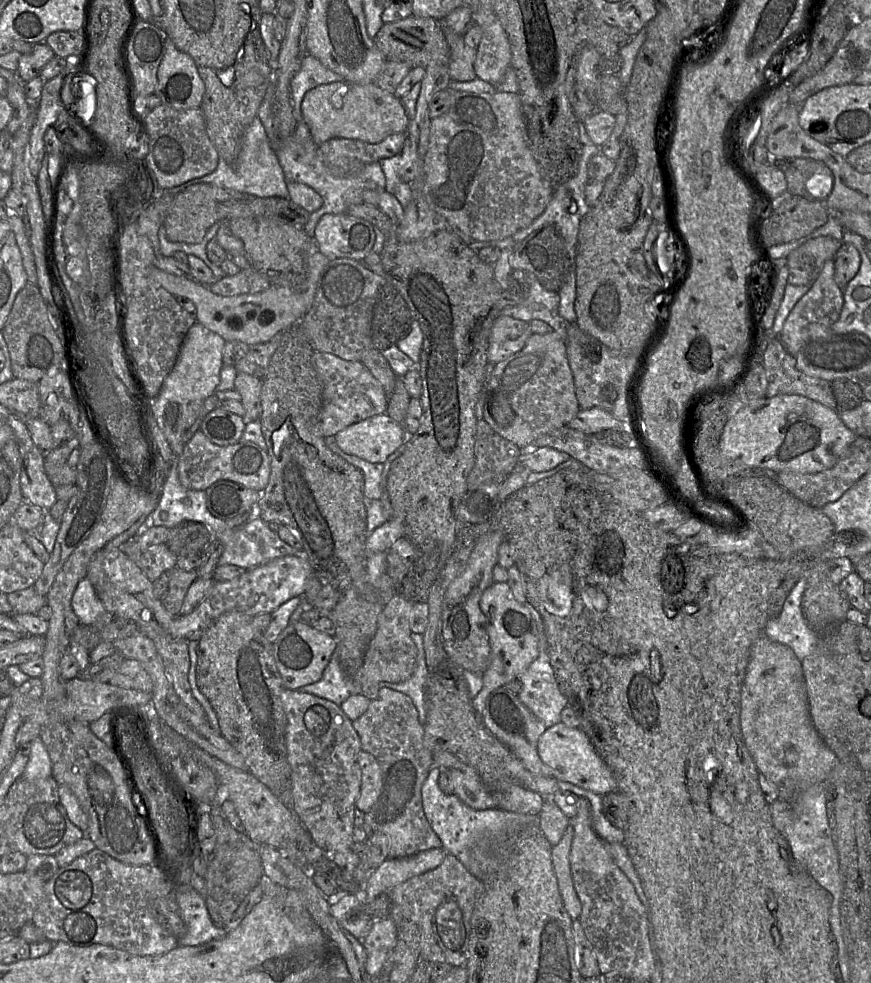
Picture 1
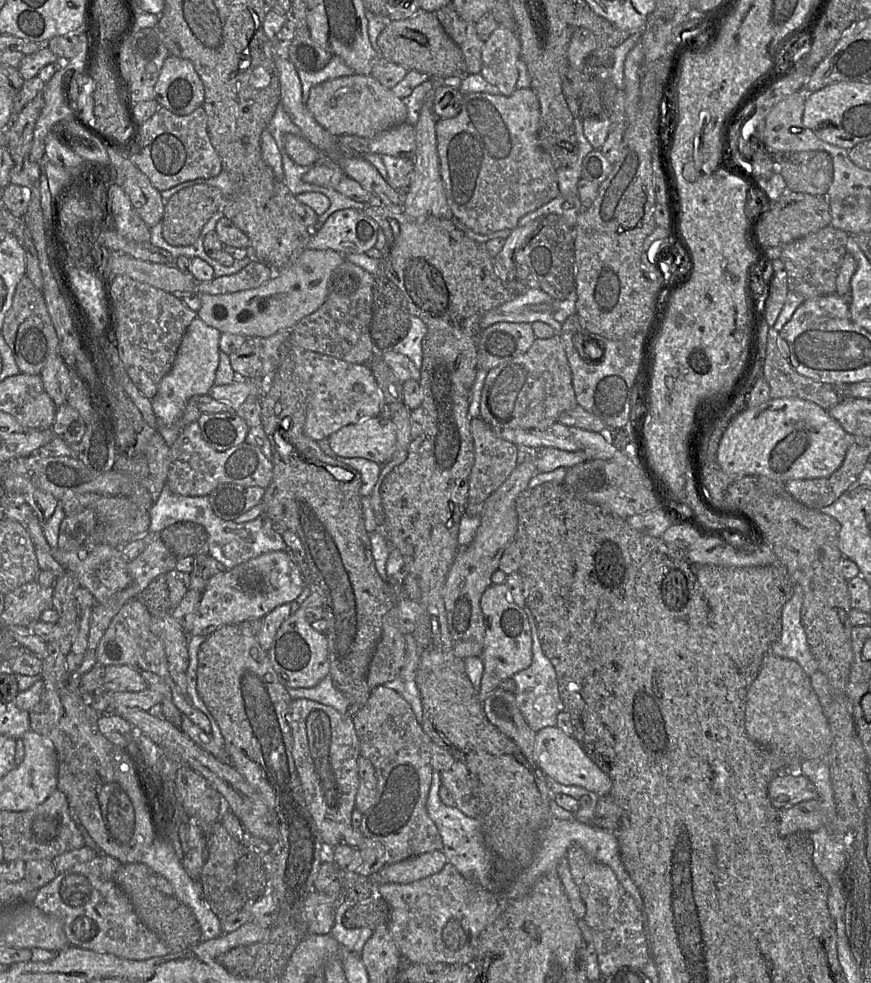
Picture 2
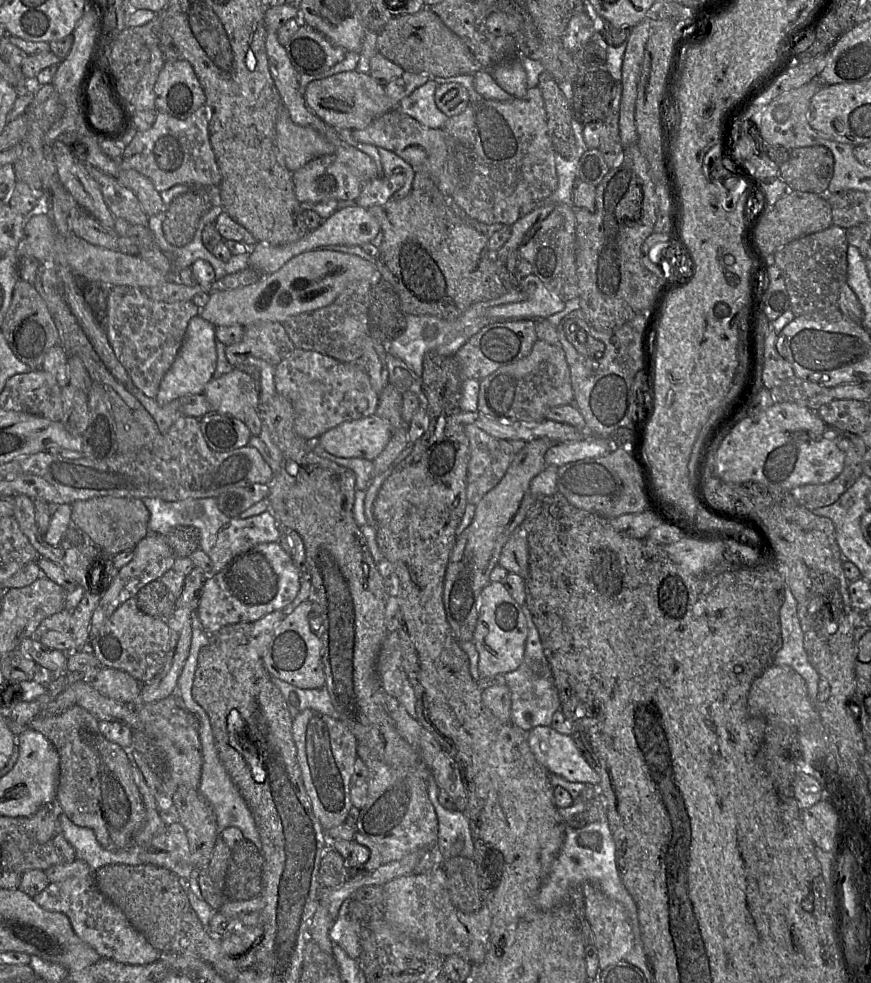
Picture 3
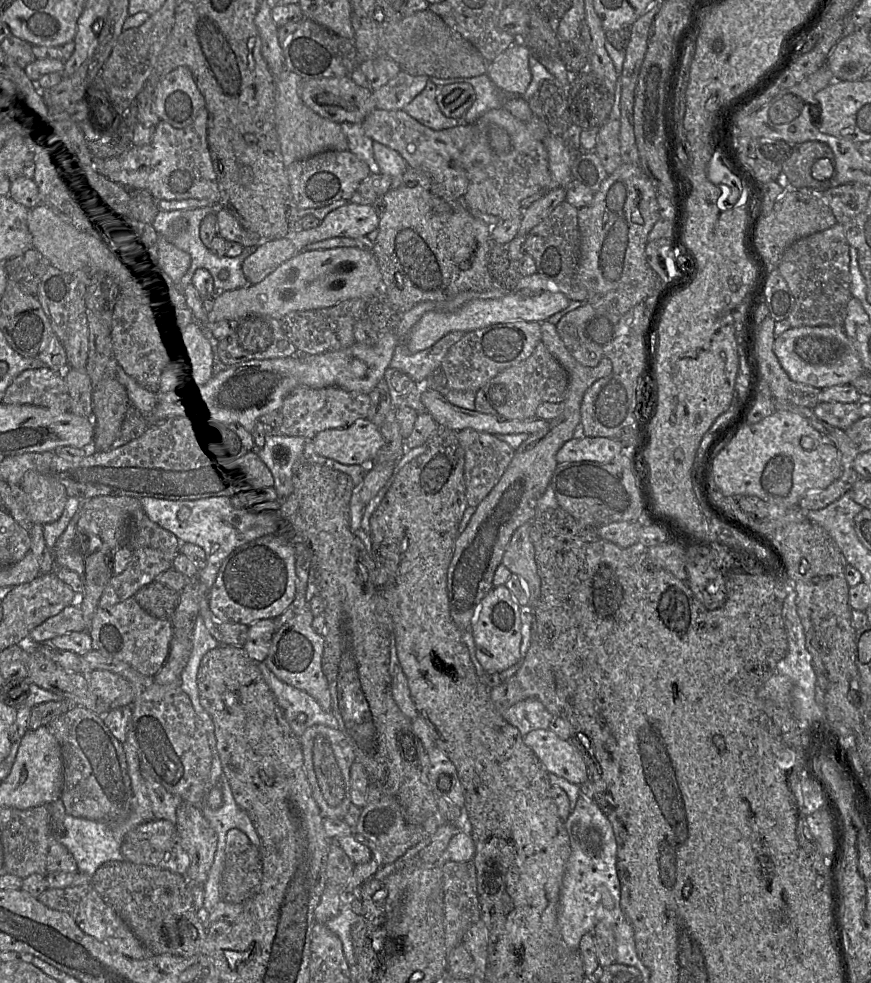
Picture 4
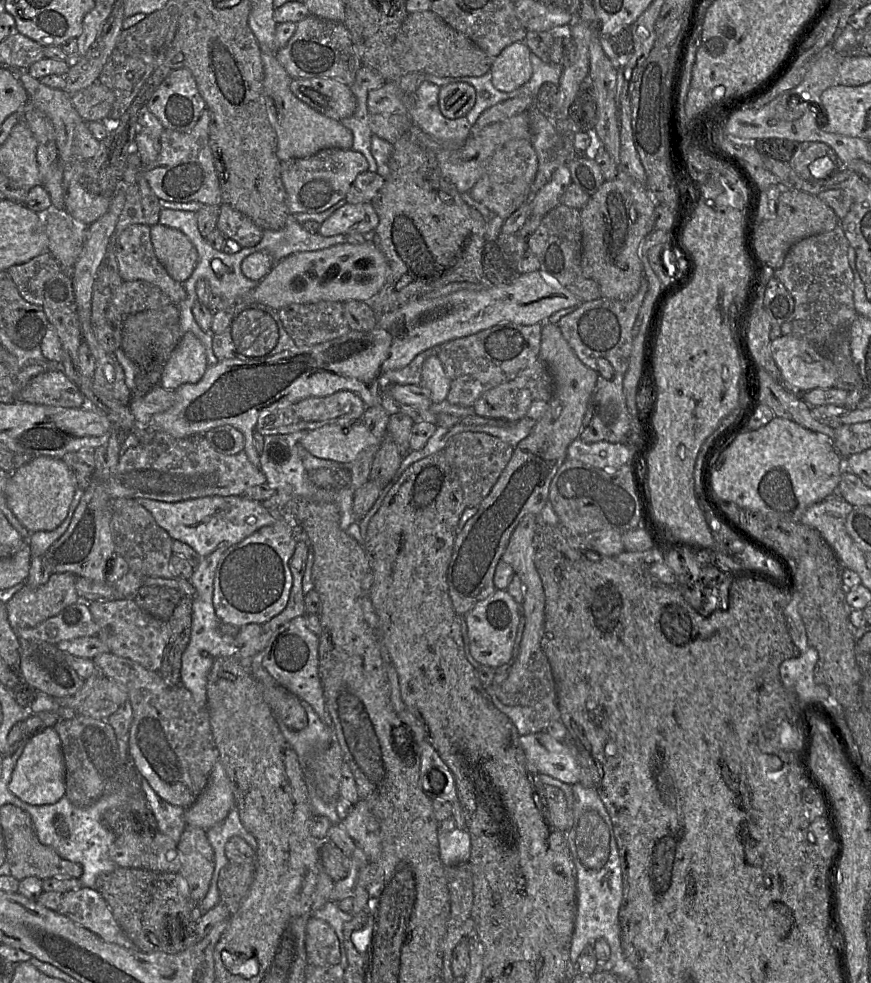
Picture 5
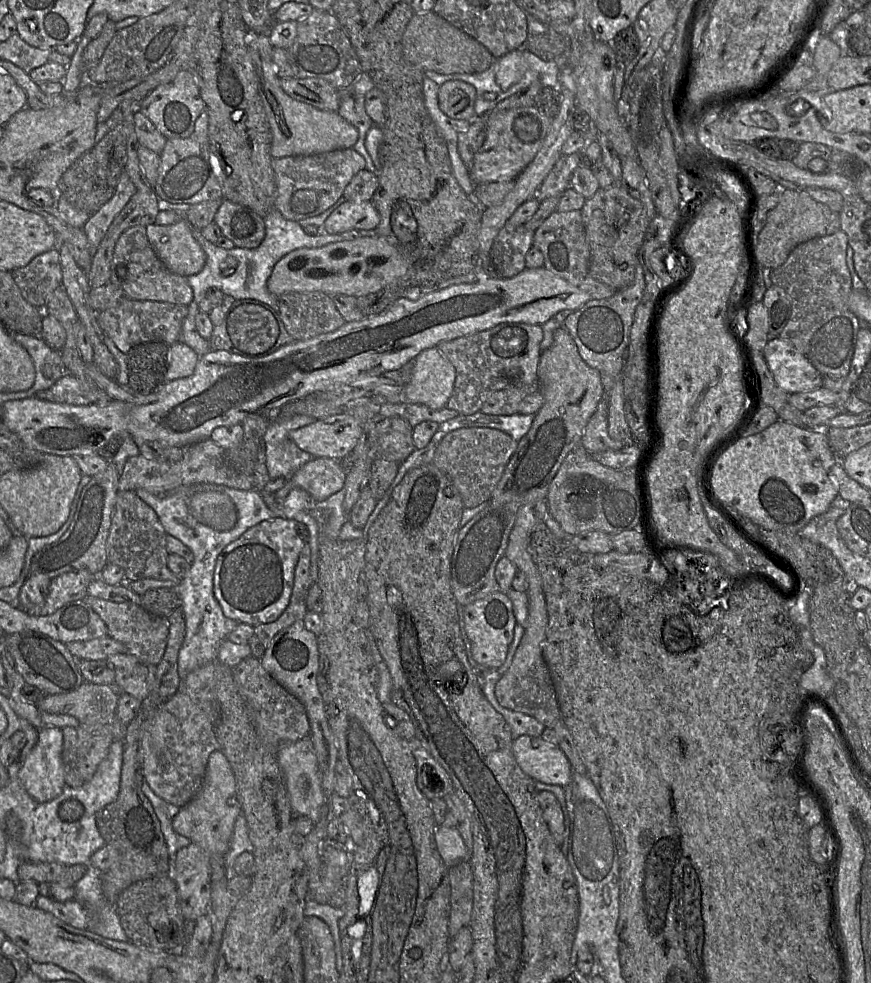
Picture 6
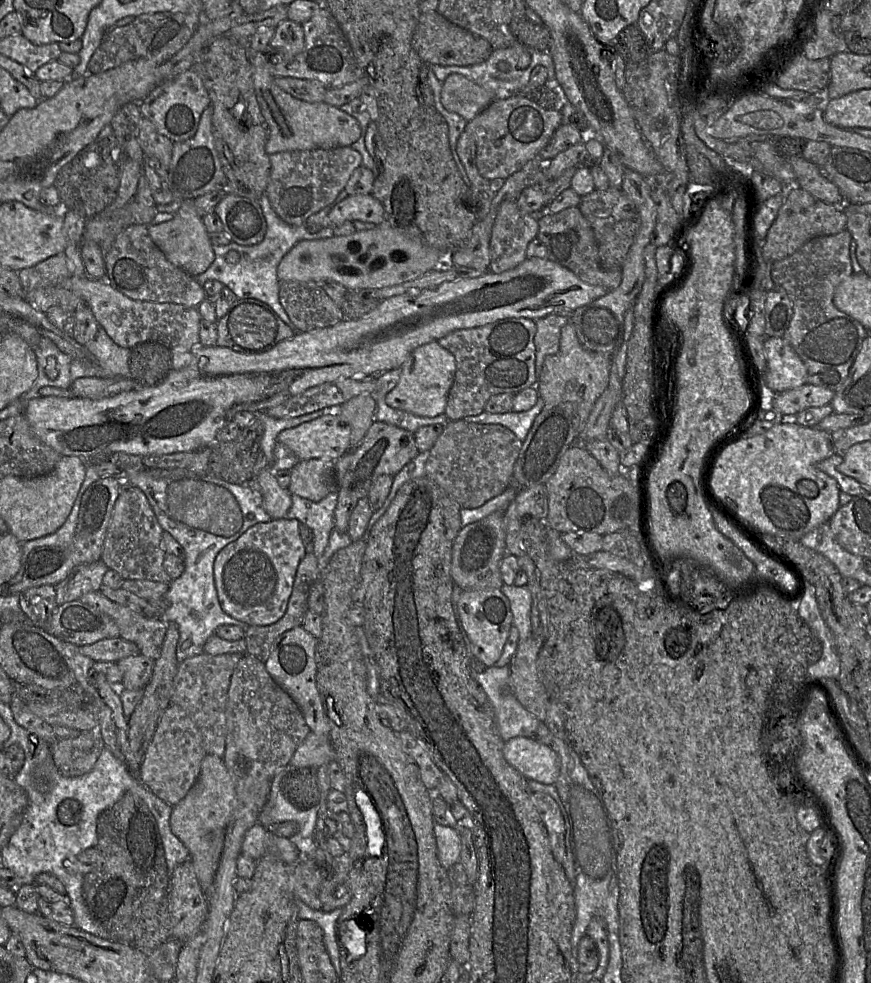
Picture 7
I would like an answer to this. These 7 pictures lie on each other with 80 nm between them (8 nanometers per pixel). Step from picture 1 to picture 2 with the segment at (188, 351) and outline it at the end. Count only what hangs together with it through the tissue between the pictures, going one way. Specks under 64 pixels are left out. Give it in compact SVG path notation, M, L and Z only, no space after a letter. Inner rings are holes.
M196 317L186 329L171 370L162 378L152 399L152 410L160 423L175 424L182 416L188 400L208 394L215 385L219 365L219 340L221 332Z

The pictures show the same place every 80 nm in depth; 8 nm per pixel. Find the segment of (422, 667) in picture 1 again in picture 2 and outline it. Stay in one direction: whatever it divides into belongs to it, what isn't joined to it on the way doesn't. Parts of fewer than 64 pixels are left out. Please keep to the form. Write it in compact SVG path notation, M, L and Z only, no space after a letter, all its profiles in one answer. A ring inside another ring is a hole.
M411 633L404 634L406 641L405 659L399 675L383 685L398 692L411 706L415 717L421 725L423 709L420 692L415 678L419 663L418 647Z

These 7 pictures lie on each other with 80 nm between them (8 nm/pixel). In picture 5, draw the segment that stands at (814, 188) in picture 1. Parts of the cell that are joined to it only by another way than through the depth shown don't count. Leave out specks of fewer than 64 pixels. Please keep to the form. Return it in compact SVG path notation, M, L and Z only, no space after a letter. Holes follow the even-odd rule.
M802 142L789 160L792 170L806 181L814 180L809 165L816 159L827 157L833 163L833 173L838 171L838 159L830 146L823 142Z

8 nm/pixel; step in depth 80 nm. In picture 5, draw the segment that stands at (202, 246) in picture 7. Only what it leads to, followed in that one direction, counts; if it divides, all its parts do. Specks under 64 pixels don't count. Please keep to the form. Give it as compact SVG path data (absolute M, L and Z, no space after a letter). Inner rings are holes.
M159 223L150 226L150 237L159 262L174 280L183 283L197 264L195 246L181 231Z

